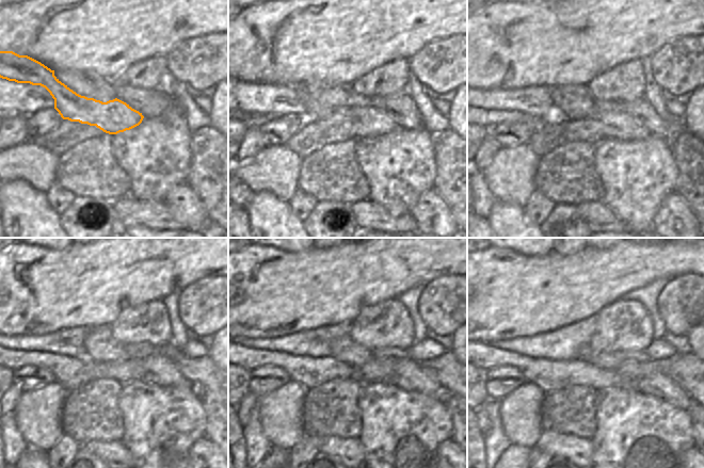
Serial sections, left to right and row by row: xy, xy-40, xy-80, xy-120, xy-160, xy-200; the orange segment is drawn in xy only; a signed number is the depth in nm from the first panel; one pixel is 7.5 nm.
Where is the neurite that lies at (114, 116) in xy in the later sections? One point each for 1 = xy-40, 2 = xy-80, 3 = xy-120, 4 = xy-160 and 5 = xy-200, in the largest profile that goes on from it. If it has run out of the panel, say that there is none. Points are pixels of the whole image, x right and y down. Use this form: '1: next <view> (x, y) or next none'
1: next xy-40 (365, 122)
2: next xy-80 (620, 124)
3: next xy-120 (157, 369)
4: next xy-160 (406, 374)
5: next xy-200 (659, 385)

